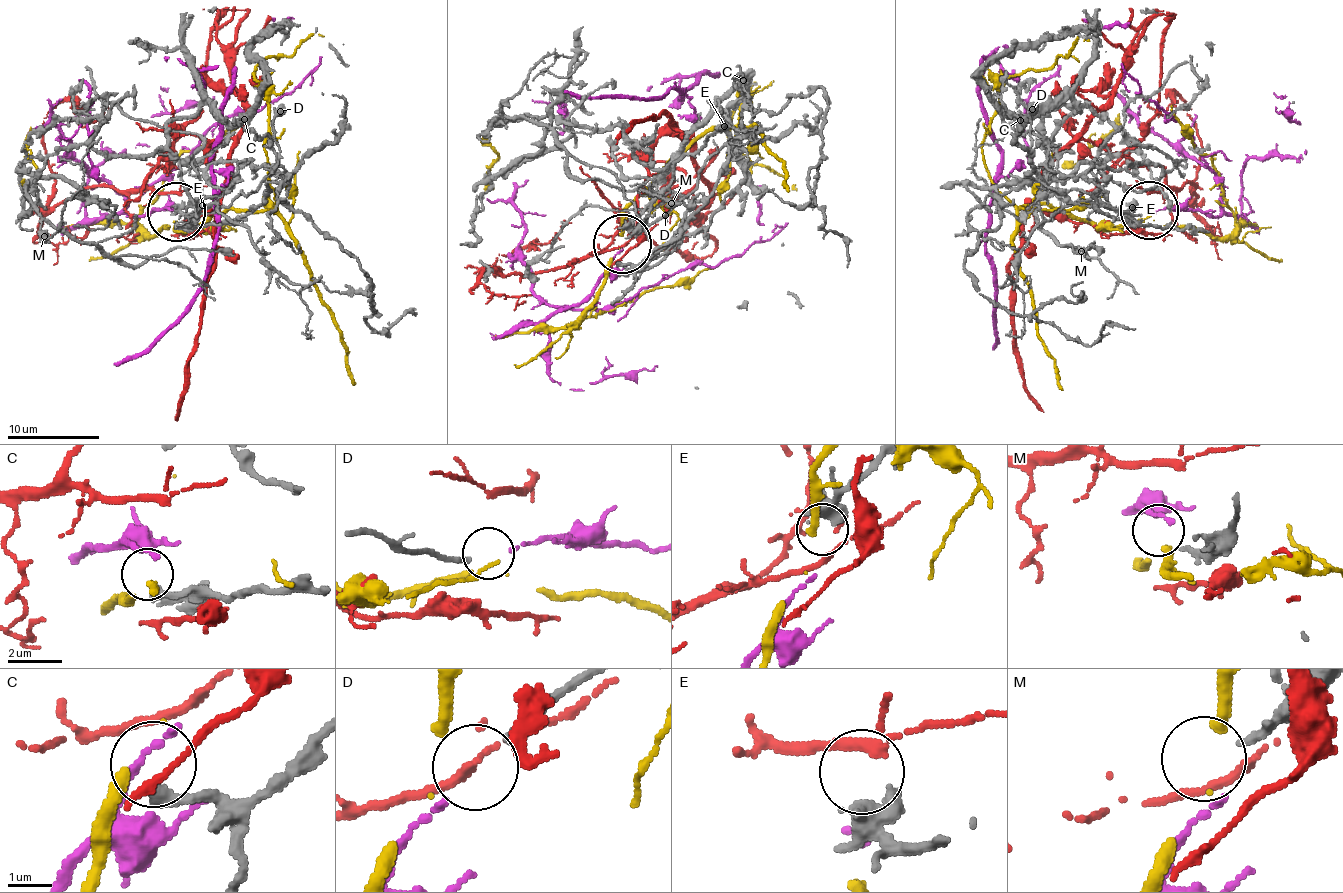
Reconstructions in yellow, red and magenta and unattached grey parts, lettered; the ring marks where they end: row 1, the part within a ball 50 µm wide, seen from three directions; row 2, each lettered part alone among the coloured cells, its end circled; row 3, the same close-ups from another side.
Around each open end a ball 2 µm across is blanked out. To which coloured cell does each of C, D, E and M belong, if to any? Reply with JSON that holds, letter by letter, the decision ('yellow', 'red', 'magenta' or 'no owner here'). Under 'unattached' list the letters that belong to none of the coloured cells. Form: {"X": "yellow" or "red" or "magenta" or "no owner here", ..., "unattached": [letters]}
{"C": "no owner here", "D": "magenta", "E": "red", "M": "no owner here", "unattached": ["C", "M"]}

